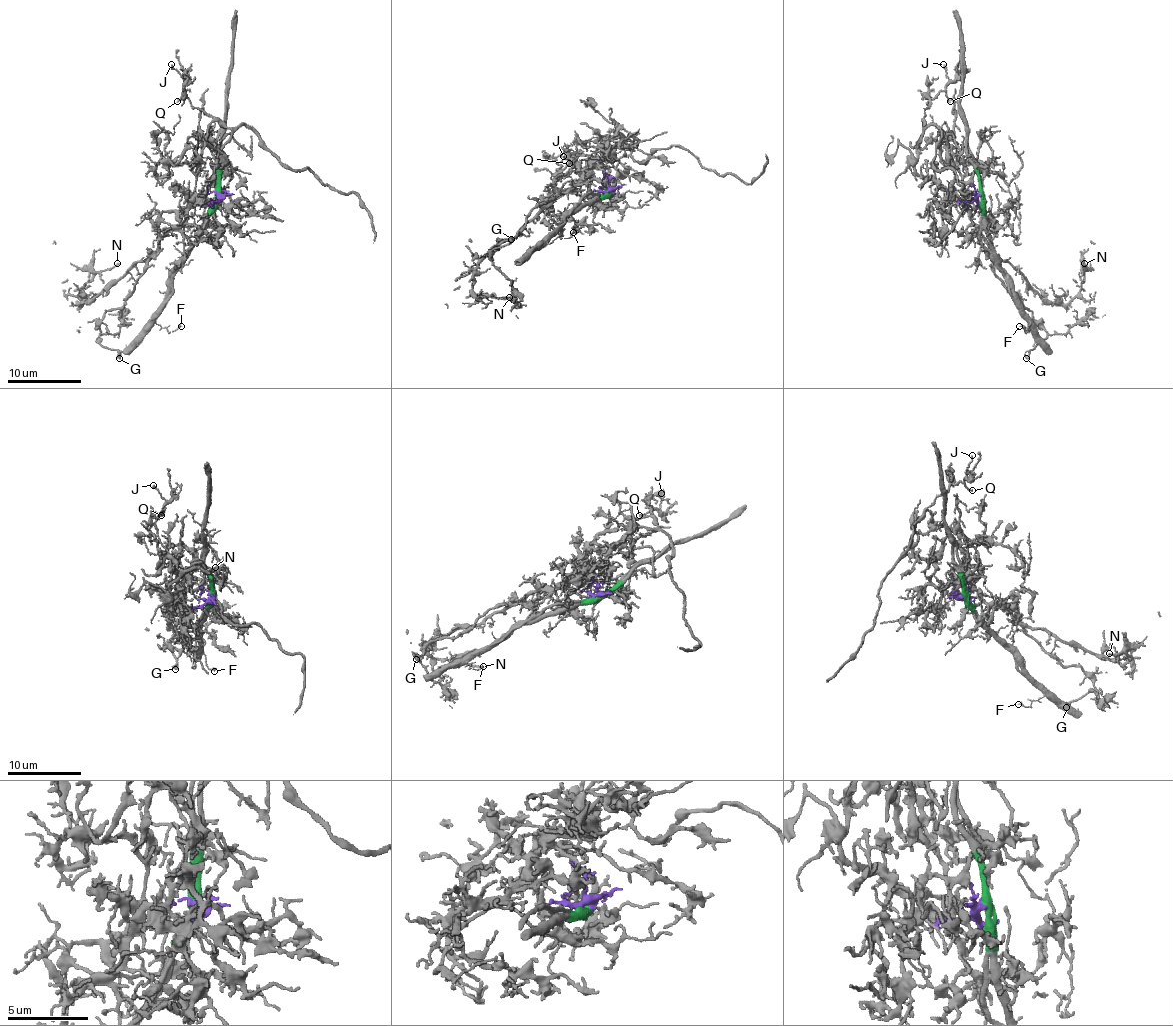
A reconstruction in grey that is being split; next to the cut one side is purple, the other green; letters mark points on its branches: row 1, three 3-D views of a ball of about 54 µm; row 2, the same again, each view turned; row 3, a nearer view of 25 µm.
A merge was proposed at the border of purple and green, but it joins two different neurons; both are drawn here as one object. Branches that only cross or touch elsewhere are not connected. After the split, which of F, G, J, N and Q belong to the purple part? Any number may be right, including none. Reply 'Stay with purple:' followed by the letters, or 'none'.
Stay with purple: G, J, N, Q

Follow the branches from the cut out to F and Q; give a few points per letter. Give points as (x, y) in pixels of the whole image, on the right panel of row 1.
F: (978, 194), (984, 231), (995, 251), (999, 268), (1006, 275), (1012, 299), (1028, 322), (1025, 331), (1019, 325)
Q: (978, 194), (971, 201), (937, 203), (936, 184), (915, 170), (930, 97), (943, 92), (950, 101)

